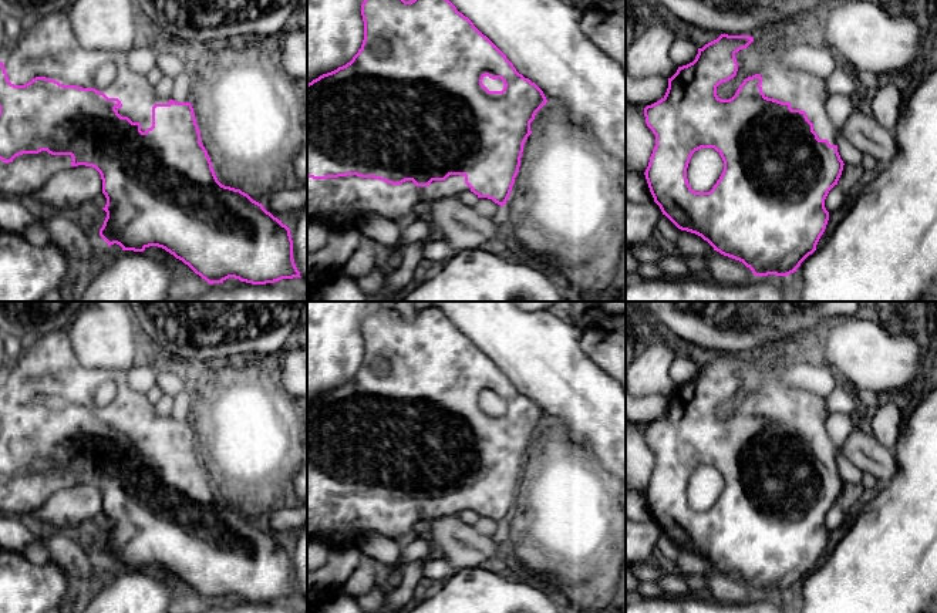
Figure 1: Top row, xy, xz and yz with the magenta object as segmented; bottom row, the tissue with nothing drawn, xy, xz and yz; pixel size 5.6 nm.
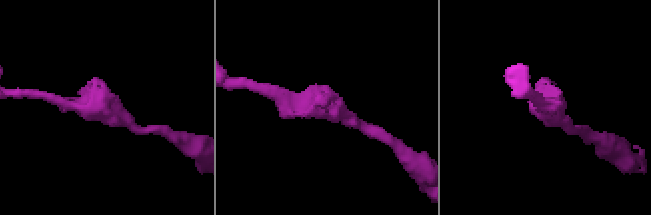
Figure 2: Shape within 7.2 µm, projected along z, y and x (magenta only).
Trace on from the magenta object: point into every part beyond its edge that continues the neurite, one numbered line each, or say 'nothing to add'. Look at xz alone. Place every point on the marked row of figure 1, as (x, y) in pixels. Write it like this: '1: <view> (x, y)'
1: xz (340, 201)

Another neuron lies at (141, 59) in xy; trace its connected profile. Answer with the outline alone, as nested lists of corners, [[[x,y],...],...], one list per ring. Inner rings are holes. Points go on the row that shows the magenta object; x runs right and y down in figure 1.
[[[139,40],[128,53],[124,63],[125,70],[136,77],[145,78],[156,67],[159,46],[151,40]]]

